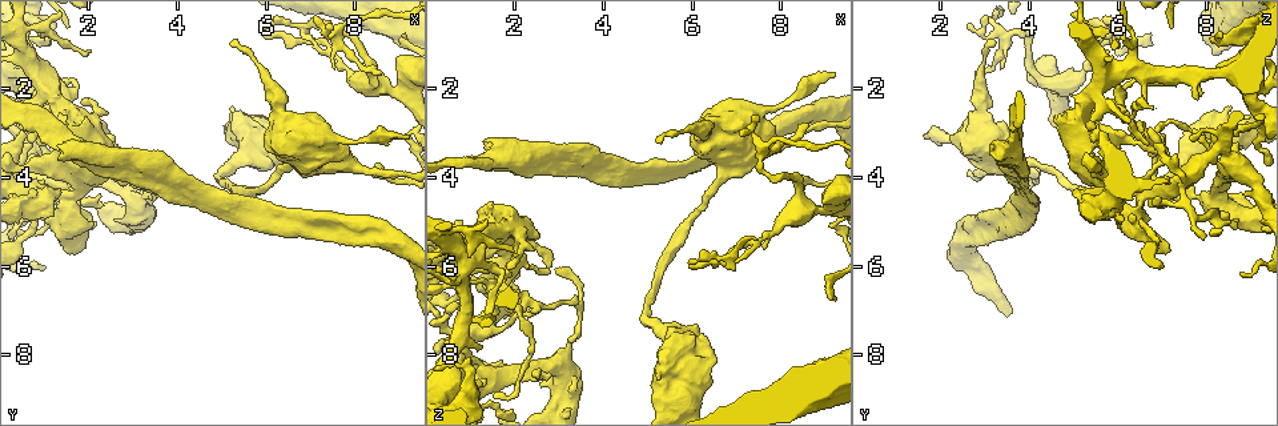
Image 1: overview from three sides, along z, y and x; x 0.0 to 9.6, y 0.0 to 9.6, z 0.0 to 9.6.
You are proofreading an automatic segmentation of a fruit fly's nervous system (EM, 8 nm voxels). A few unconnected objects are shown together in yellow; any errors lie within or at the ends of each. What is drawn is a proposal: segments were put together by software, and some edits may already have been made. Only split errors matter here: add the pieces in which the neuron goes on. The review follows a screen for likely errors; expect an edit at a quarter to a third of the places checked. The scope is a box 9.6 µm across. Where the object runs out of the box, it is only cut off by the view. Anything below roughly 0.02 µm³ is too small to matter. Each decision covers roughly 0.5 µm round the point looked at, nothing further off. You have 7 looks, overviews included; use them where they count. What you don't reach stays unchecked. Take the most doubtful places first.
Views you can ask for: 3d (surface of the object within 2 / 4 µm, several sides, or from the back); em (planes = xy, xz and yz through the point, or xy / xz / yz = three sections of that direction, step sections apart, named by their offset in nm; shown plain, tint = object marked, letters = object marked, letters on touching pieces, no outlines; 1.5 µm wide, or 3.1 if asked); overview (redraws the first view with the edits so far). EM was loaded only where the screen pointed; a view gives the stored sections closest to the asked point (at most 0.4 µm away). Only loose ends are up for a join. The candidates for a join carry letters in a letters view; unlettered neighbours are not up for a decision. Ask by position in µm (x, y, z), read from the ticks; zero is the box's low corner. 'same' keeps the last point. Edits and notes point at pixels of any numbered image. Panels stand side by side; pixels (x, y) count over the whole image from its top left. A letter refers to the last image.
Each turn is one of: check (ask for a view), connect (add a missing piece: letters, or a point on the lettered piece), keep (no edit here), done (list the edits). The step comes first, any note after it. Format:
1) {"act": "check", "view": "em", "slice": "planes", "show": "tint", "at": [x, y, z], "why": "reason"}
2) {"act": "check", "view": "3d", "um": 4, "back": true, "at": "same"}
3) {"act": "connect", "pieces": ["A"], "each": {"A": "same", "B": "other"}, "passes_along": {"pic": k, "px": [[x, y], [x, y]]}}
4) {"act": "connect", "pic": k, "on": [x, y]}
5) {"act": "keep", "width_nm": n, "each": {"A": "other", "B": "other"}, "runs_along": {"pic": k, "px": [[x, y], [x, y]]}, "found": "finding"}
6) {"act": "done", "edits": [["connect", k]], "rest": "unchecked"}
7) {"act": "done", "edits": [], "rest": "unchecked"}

{"act": "check", "view": "em", "slice": "planes", "show": "letters", "at": [6.35, 3.65, 8.05], "why": "an open end"}

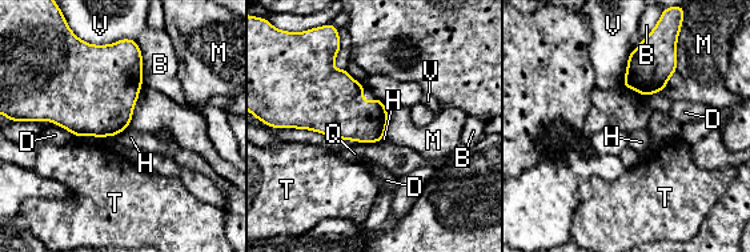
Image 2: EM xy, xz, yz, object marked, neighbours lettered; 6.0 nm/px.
{"act": "keep", "each": {"B": "other", "D": "other", "H": "other", "M": "other", "Q": "other", "T": "other", "V": "other"}, "border": {"pic": 2, "px": [[380, 140], [374, 143]]}, "found": "no lettered piece goes on from it"}

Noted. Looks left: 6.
{"act": "check", "view": "em", "slice": "planes", "show": "letters", "at": [7.85, 3.45, 2.85], "why": "free end"}

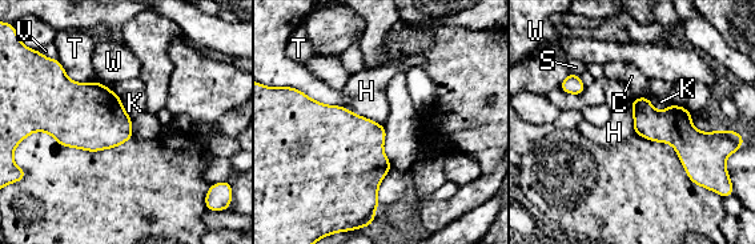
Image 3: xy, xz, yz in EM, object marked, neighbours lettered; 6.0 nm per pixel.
{"act": "keep", "each": {"C": "other", "H": "other", "K": "other", "S": "other", "T": "other", "V": "other", "W": "other"}, "border": {"pic": 3, "px": [[342, 106], [382, 126]]}, "found": "no lettered piece goes on from it"}

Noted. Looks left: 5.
{"act": "check", "view": "em", "slice": "planes", "show": "letters", "at": [5.25, 1.00, 3.15], "why": "free end"}

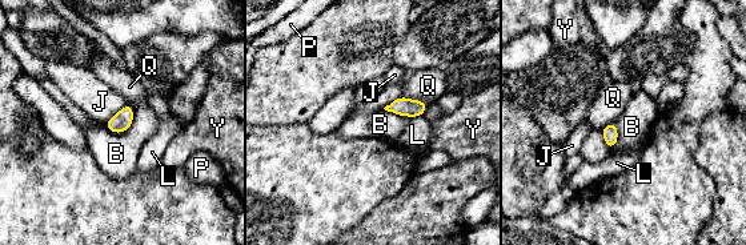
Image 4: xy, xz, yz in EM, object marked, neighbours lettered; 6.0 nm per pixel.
{"act": "keep", "each": {"B": "other", "J": "other", "L": "other", "P": "other", "Q": "other", "Y": "other"}, "border": {"pic": 4, "px": [[132, 105], [124, 131], [105, 128]]}, "found": "no lettered piece goes on from it"}

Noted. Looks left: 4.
{"act": "done", "edits": [], "rest": "unchecked"}

